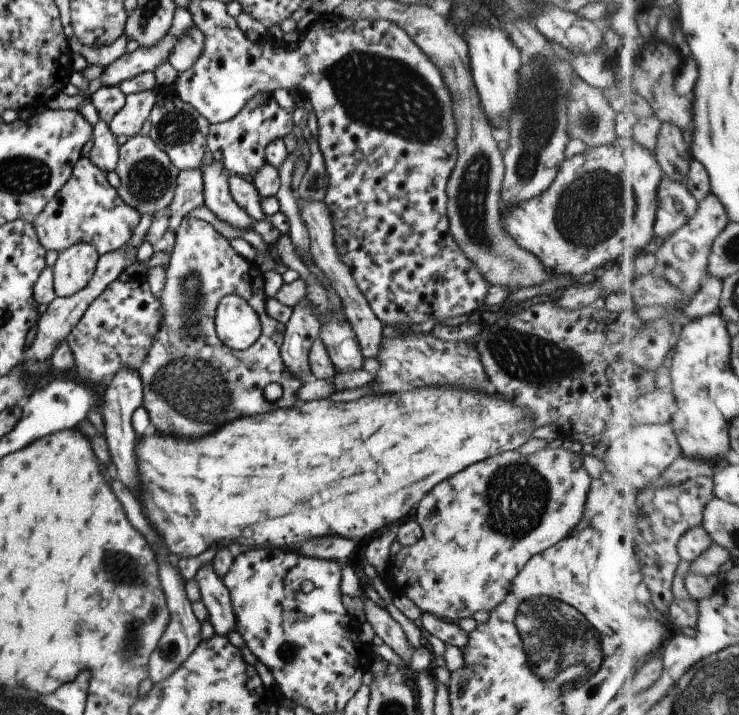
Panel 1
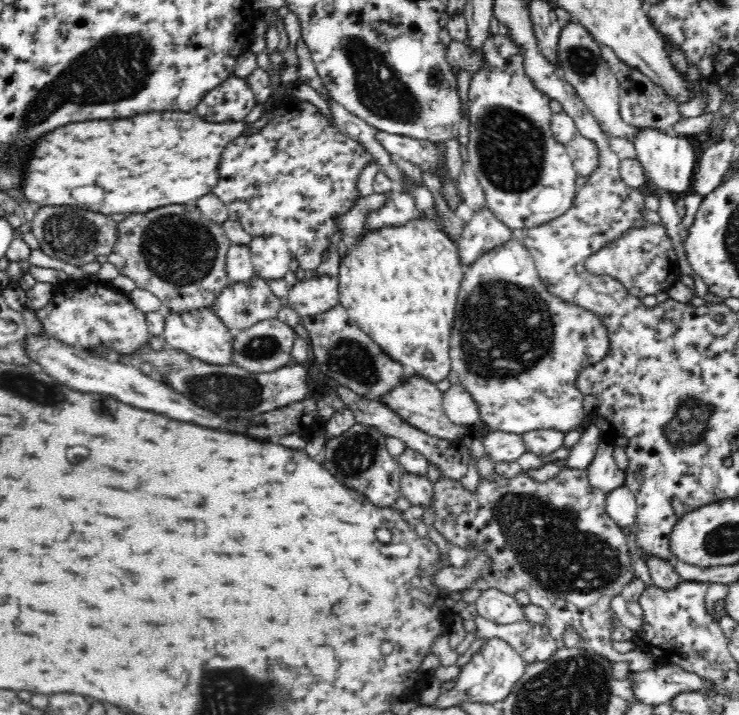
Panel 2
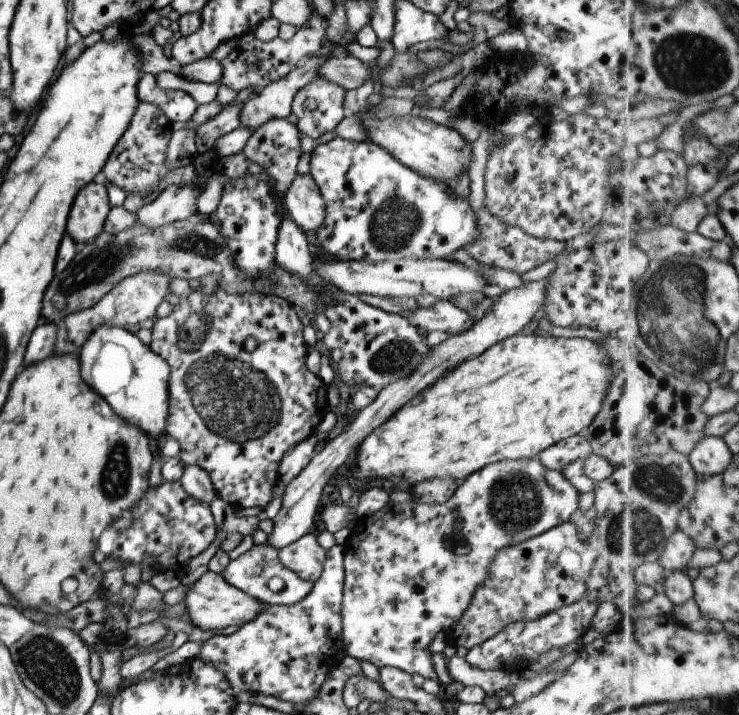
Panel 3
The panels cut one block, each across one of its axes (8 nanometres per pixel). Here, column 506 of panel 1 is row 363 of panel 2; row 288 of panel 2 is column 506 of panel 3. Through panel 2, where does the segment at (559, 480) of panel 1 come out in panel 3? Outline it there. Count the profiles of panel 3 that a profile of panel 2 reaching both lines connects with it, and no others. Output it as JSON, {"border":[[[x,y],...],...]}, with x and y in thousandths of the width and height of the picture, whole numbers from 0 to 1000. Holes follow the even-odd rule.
{"border":[[[725,641],[679,643],[660,649],[651,657],[633,666],[633,670],[622,674],[612,695],[599,705],[567,705],[562,699],[555,703],[547,702],[547,705],[526,701],[509,719],[486,724],[464,764],[467,814],[461,864],[463,895],[465,905],[471,909],[470,916],[488,926],[501,926],[512,936],[535,933],[552,940],[555,944],[567,943],[574,950],[593,951],[590,937],[587,937],[587,931],[583,927],[581,903],[587,892],[590,892],[590,887],[604,884],[606,878],[612,878],[612,873],[617,873],[617,867],[622,867],[622,862],[628,860],[631,850],[636,846],[639,834],[641,834],[641,828],[644,828],[644,822],[648,822],[650,817],[655,817],[655,811],[660,810],[660,797],[663,797],[663,789],[666,789],[666,780],[671,778],[671,772],[675,772],[677,766],[693,764],[693,761],[704,761],[709,755],[716,755],[723,752],[723,750],[729,750],[732,745],[751,738],[755,733],[775,727],[783,719],[782,694],[782,685],[760,666],[760,659],[744,659],[742,655],[736,655]]]}

